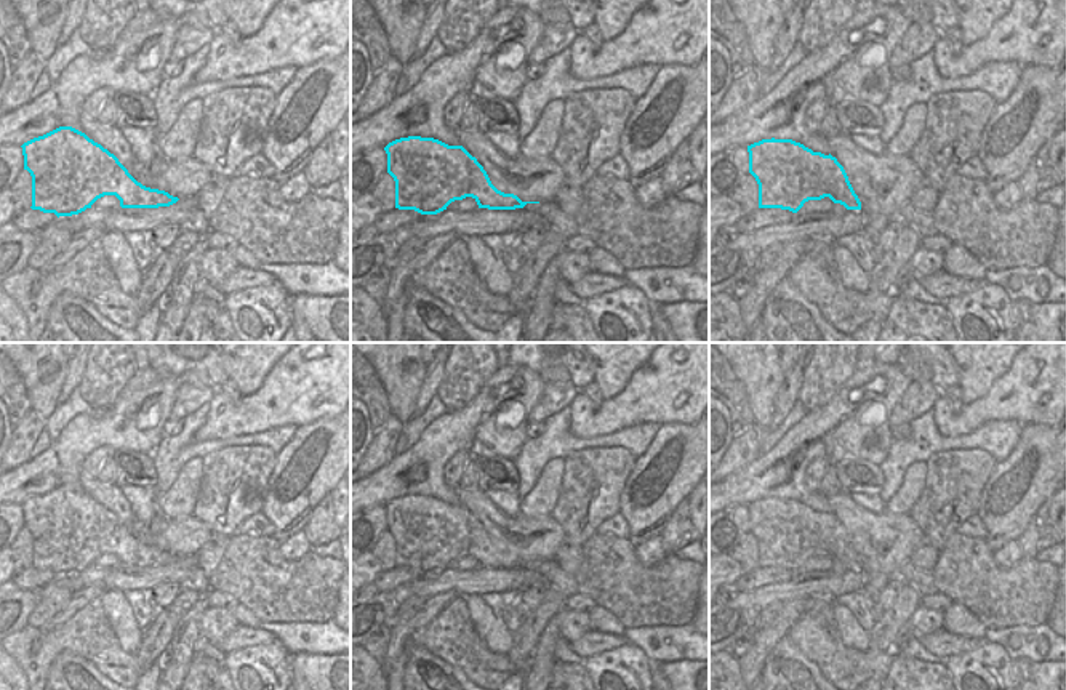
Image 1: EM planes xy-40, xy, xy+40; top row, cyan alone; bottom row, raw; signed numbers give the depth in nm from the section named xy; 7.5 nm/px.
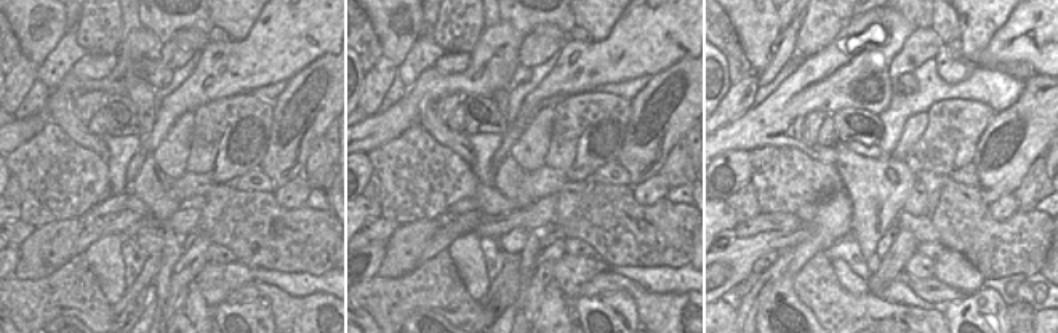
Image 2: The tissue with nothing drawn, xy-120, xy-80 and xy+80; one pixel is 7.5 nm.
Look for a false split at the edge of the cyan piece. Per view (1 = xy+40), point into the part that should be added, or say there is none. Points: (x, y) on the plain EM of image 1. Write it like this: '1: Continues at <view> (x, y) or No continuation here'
1: No continuation here

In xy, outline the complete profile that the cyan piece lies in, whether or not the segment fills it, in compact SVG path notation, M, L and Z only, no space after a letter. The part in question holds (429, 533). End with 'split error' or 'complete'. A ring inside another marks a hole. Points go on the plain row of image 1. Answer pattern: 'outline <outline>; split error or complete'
outline M408 495L389 501L387 532L395 540L395 567L415 568L421 573L437 573L455 559L472 556L479 567L488 568L535 568L547 586L552 586L562 597L576 594L575 575L563 572L555 560L522 560L514 552L498 549L483 525L463 504L448 504L434 496Z; split error

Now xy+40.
outline M762 498L747 504L749 532L759 543L759 567L797 572L805 560L829 556L847 568L861 568L836 515L813 511L792 498Z; complete

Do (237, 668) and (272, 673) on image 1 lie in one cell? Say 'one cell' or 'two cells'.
one cell

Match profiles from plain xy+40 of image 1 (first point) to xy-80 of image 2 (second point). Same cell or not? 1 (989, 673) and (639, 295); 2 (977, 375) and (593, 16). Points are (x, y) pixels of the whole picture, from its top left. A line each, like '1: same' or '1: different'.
1: different
2: same

